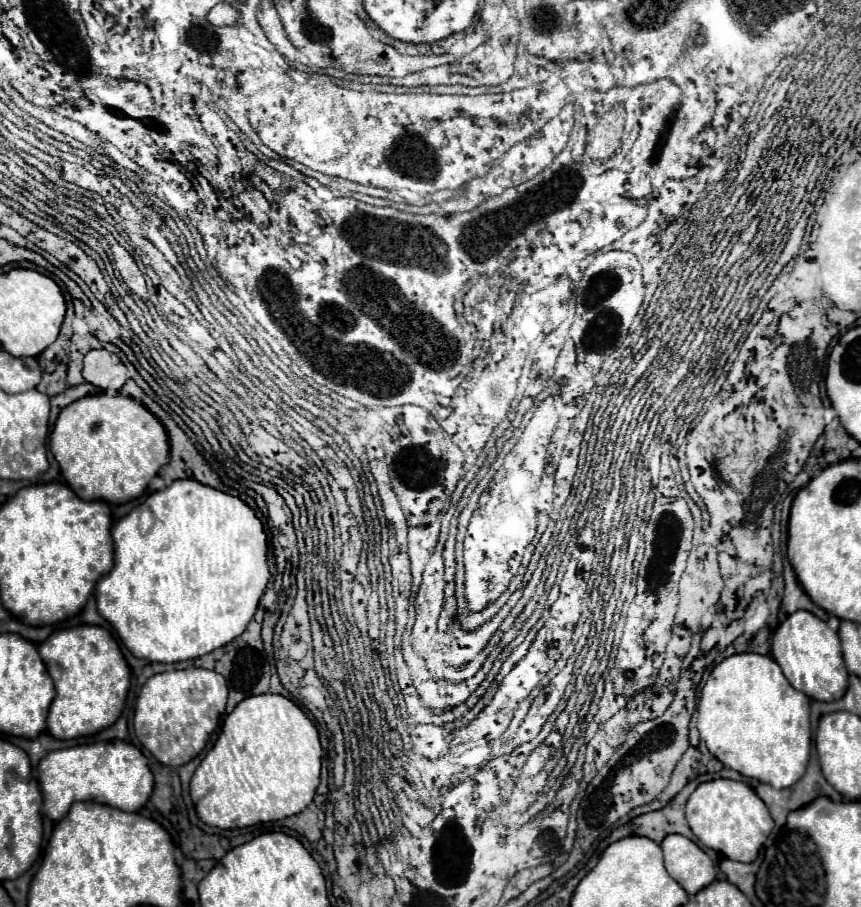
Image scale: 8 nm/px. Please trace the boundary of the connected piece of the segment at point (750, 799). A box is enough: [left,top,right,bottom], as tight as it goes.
[687,778,773,862]

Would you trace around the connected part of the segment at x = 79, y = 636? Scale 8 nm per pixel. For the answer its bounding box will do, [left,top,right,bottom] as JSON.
[39,626,131,740]

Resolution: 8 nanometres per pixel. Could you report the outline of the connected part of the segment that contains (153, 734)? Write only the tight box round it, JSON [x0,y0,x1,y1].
[133,668,227,766]

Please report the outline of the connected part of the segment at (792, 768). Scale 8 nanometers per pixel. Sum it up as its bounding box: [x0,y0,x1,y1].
[697,654,811,788]

